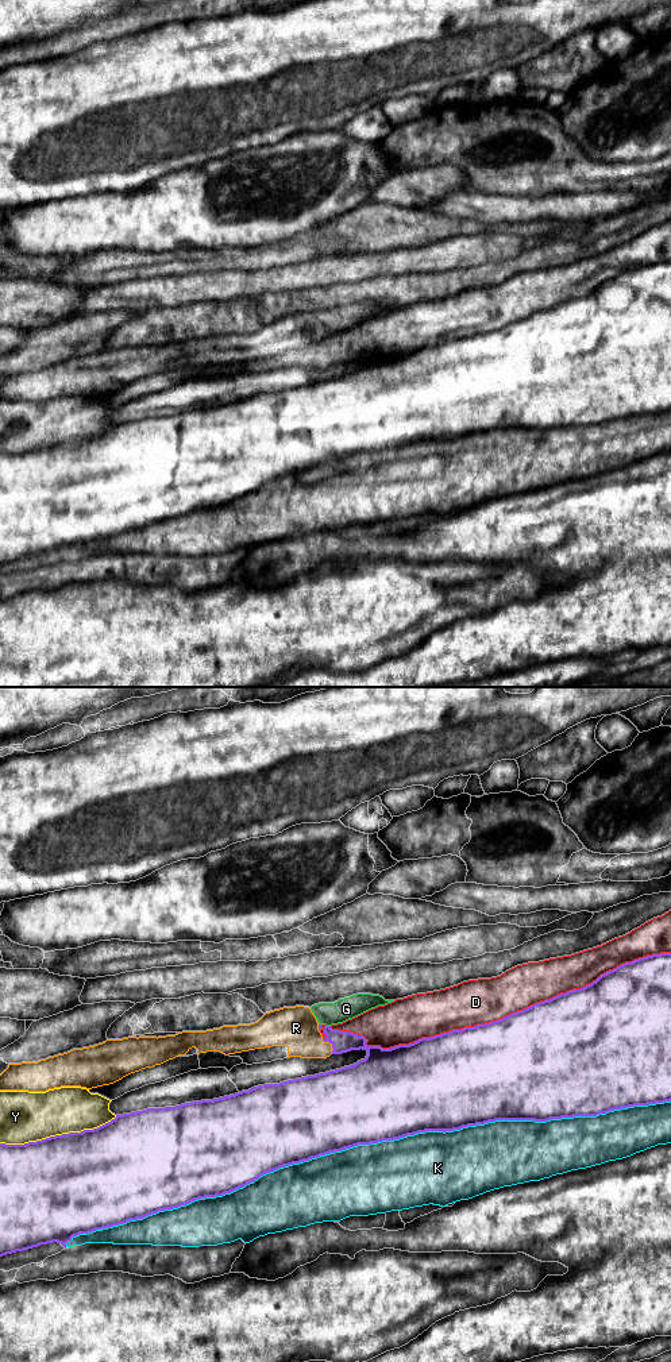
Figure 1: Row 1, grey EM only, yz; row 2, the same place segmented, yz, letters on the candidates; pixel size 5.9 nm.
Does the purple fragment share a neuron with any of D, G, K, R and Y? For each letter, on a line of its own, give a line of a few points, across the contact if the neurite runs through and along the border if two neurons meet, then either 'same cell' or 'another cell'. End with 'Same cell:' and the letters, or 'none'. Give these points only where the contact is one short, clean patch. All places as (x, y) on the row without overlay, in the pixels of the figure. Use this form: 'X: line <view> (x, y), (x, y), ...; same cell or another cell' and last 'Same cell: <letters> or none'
D: another cell
G: line yz (327, 334), (330, 335); another cell
K: another cell
R: line yz (321, 347), (331, 354), (332, 362); another cell
Y: another cell
Same cell: none

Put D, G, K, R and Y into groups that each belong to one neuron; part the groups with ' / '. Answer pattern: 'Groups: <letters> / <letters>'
Groups: D / G R / K / Y

